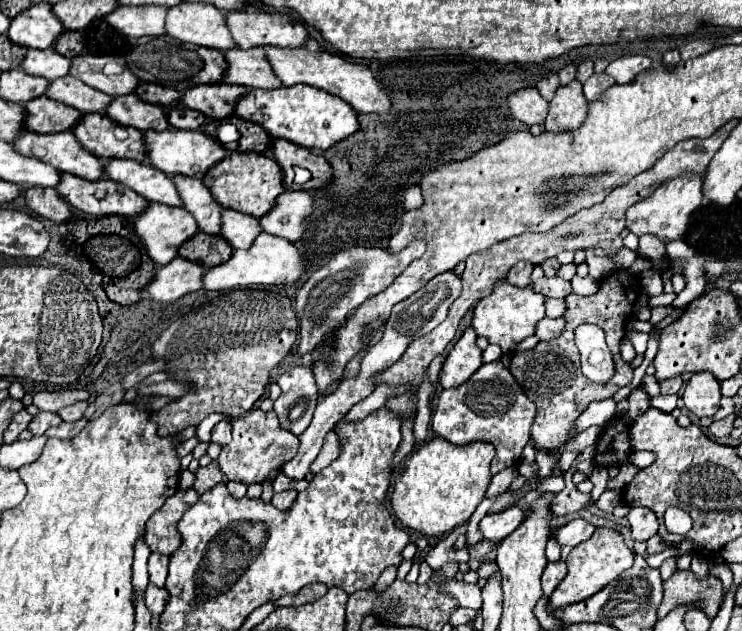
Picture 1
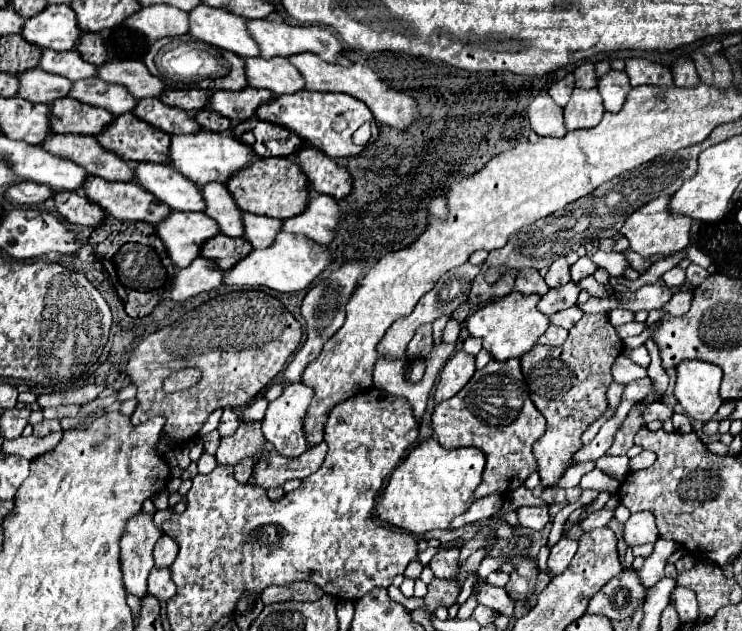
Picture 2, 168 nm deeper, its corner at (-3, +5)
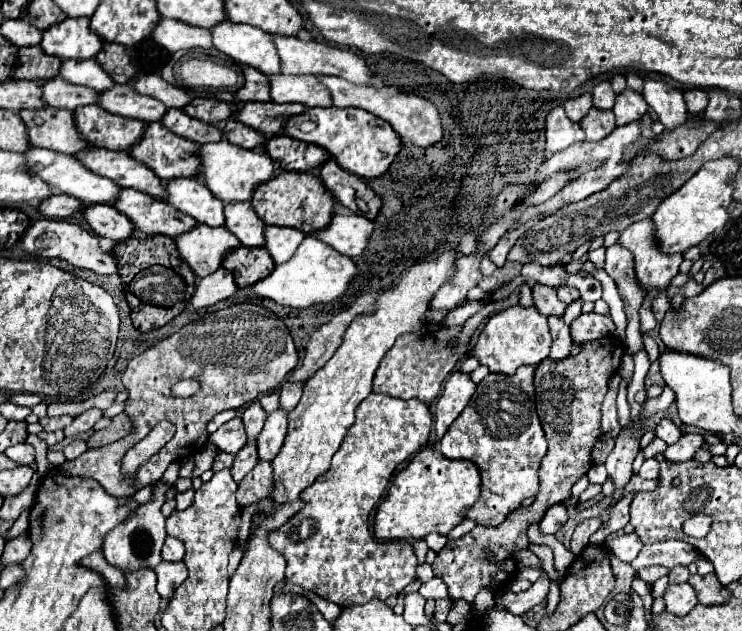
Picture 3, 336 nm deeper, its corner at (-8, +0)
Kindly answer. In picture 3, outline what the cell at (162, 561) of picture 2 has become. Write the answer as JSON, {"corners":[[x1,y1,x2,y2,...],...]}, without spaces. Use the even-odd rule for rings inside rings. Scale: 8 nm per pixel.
{"corners":[[167,536,163,552,161,552,163,560,167,560,167,562,179,562,179,560,183,560,183,554,185,554,185,546,177,538]]}

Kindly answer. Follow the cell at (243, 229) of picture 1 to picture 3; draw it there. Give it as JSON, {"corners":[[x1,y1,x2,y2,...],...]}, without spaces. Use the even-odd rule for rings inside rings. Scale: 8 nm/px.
{"corners":[[279,226,265,228,265,248,269,250,275,264,287,262,295,254,303,238,305,234,295,228,279,228]]}

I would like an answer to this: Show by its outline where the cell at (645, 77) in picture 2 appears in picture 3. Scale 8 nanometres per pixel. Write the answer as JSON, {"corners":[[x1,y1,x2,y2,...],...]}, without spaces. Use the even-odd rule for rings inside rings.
{"corners":[[645,80,643,98,649,104,649,108,659,116,661,124,665,128,679,128,679,124,687,122,687,108,681,90,677,90,673,84,665,80]]}

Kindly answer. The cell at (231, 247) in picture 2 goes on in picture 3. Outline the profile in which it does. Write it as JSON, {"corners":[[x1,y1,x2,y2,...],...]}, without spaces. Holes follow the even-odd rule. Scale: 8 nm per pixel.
{"corners":[[241,246,227,254,223,268,233,272,239,288,245,288,267,278,267,274,271,274,271,268,275,268,275,262,265,248]]}

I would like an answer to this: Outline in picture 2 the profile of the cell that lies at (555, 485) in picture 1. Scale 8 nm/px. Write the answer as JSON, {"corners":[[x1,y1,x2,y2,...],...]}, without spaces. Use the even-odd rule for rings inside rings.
{"corners":[[586,461,586,463,576,463,576,467,568,467,568,471,562,475,562,481,558,481,558,487,570,489,580,483,580,477,596,467,596,461]]}

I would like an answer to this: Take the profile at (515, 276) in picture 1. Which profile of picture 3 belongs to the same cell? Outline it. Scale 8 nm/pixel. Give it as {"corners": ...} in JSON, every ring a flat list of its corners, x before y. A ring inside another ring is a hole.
{"corners":[[535,284,533,298,535,298,535,308,539,308,539,312,543,316,563,316,565,310,567,310,567,304,563,304,557,298,555,288,551,288,551,286]]}

